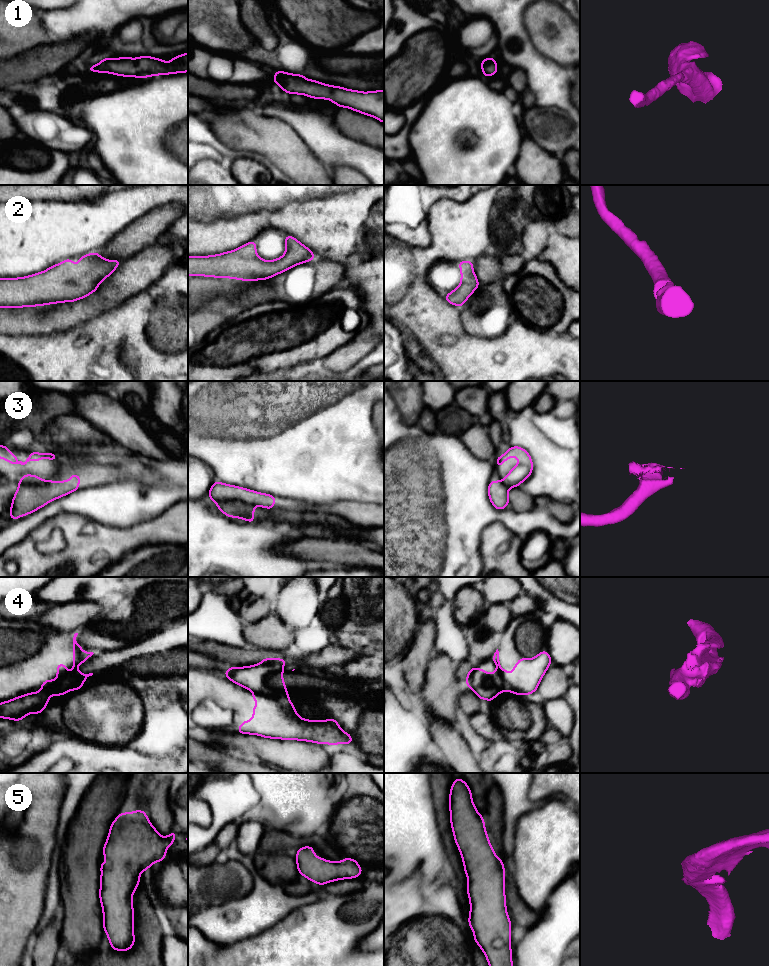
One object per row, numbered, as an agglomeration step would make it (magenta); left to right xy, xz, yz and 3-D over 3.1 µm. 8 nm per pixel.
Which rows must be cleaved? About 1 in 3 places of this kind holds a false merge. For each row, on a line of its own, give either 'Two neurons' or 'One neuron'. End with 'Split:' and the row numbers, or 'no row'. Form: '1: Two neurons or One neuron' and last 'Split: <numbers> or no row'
1: One neuron
2: One neuron
3: Two neurons
4: Two neurons
5: One neuron
Split: 3, 4

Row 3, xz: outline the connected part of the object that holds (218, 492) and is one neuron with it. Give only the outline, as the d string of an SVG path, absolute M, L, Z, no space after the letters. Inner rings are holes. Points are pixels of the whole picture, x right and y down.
M214 481L208 493L212 501L241 501L245 504L274 509L276 497L239 486Z

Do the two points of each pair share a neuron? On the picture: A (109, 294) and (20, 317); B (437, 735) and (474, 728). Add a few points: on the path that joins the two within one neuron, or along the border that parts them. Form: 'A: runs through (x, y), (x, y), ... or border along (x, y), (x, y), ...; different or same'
A: runs through (87, 307), (62, 316), (42, 317); same
B: border along (464, 727), (471, 737); different

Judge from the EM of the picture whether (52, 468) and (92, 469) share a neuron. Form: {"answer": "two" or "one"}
{"answer": "two"}

